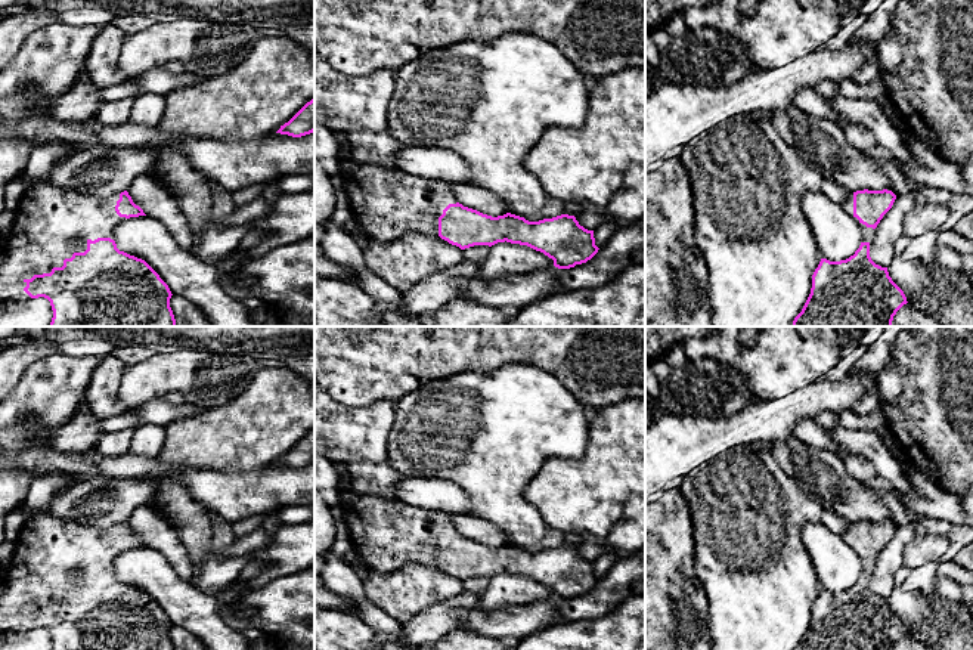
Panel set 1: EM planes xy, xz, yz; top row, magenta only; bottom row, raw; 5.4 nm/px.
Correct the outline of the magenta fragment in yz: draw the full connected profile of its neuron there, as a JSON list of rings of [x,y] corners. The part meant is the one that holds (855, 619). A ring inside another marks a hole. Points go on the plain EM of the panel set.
[[[856,521],[842,535],[845,542],[861,557],[862,573],[846,591],[821,589],[812,606],[811,625],[794,650],[893,650],[907,635],[904,622],[892,612],[887,598],[876,595],[870,588],[870,573],[883,547],[892,539],[896,526],[892,521]]]

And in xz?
[[[351,461],[334,462],[334,465],[340,477],[341,505],[354,550],[362,555],[371,573],[390,575],[408,563],[440,567],[461,581],[474,576],[492,578],[506,572],[543,584],[558,600],[586,594],[599,581],[595,576],[594,561],[580,557],[574,547],[561,545],[529,552],[511,544],[492,548],[464,538],[446,514],[402,502],[396,495],[402,474],[388,462]]]

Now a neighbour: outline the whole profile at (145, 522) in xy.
[[[152,504],[137,507],[127,523],[146,547],[158,550],[168,560],[182,581],[193,581],[195,569],[186,548],[176,530],[155,511]]]

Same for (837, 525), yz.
[[[824,510],[821,514],[821,521],[827,529],[830,529],[836,535],[843,535],[847,527],[852,524],[849,520],[837,516],[831,510]]]

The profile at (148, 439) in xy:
[[[139,424],[133,428],[128,452],[137,456],[157,458],[165,442],[165,428],[155,424]]]

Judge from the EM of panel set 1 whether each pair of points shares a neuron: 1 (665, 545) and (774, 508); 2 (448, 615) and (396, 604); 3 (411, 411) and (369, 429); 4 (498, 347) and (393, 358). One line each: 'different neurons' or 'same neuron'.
1: different neurons
2: different neurons
3: different neurons
4: same neuron

